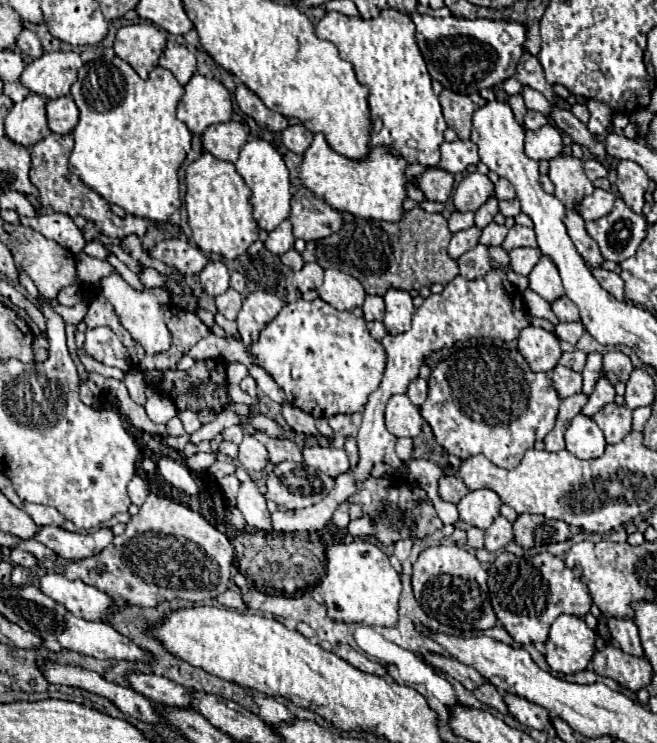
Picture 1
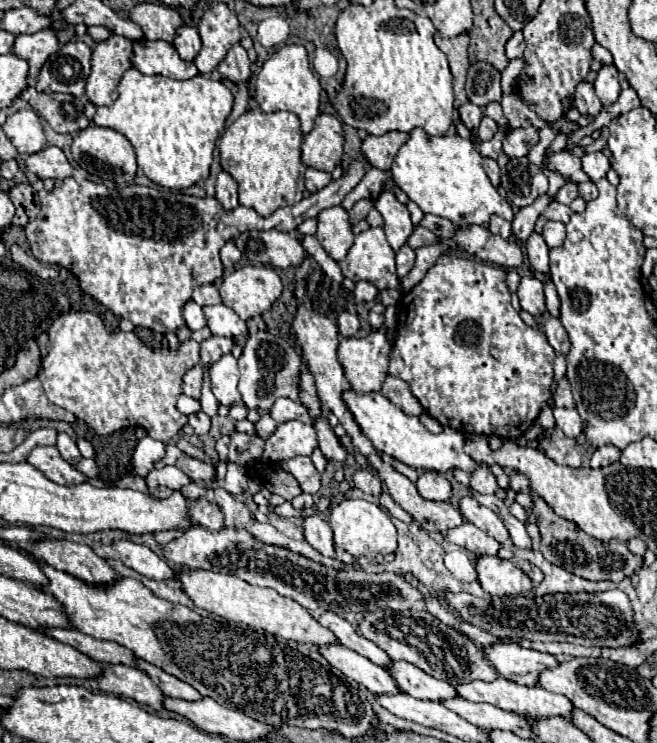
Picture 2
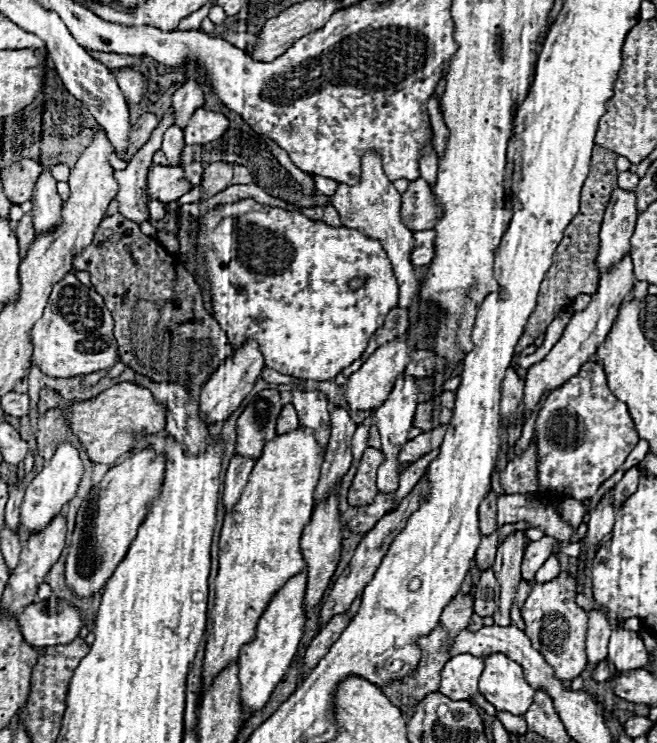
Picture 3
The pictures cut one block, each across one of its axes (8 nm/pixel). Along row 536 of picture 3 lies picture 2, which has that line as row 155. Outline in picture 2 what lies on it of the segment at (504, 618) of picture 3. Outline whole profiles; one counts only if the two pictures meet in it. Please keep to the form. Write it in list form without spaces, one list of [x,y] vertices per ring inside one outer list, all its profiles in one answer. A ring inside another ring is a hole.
[[[516,128],[502,140],[502,152],[508,158],[522,158],[528,156],[530,148],[538,144],[538,130],[536,128]]]

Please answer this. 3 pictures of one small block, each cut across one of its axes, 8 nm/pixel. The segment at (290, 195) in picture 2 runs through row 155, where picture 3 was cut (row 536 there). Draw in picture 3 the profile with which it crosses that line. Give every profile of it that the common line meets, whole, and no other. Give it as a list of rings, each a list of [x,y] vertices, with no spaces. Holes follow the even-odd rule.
[[[296,428],[286,434],[278,434],[270,440],[262,456],[256,460],[254,470],[248,476],[248,484],[232,506],[232,510],[224,518],[224,526],[220,532],[220,570],[216,576],[216,600],[212,610],[212,636],[206,644],[206,654],[202,660],[202,686],[212,684],[212,678],[226,668],[230,662],[238,660],[240,646],[248,644],[256,634],[258,618],[262,616],[266,604],[274,596],[274,592],[296,572],[304,570],[304,560],[300,552],[300,536],[304,526],[308,524],[314,510],[314,490],[320,480],[320,466],[324,462],[324,450],[316,442],[314,432],[310,428]]]

